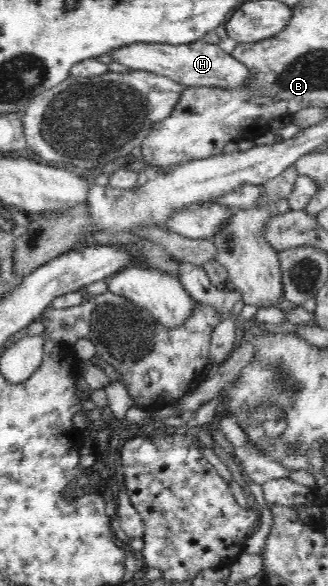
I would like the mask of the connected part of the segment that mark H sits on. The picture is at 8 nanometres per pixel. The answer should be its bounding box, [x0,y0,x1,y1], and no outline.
[110,40,250,89]

